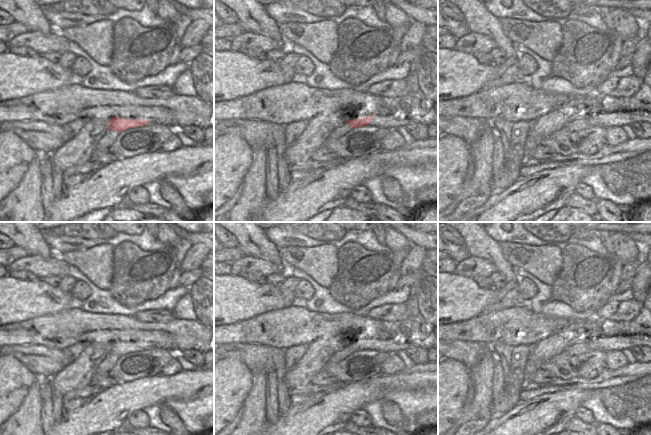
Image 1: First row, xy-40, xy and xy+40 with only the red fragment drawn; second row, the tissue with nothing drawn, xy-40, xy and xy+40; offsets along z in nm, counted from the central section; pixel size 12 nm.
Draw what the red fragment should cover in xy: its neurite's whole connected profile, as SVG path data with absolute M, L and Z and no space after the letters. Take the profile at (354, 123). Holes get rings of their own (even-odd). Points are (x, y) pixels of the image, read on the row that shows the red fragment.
M411 108L409 111L397 110L388 116L366 116L364 119L349 119L347 123L354 128L372 127L397 129L410 123L426 125L438 124L438 114L433 109Z

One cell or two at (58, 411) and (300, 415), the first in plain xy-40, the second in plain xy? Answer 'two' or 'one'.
two

